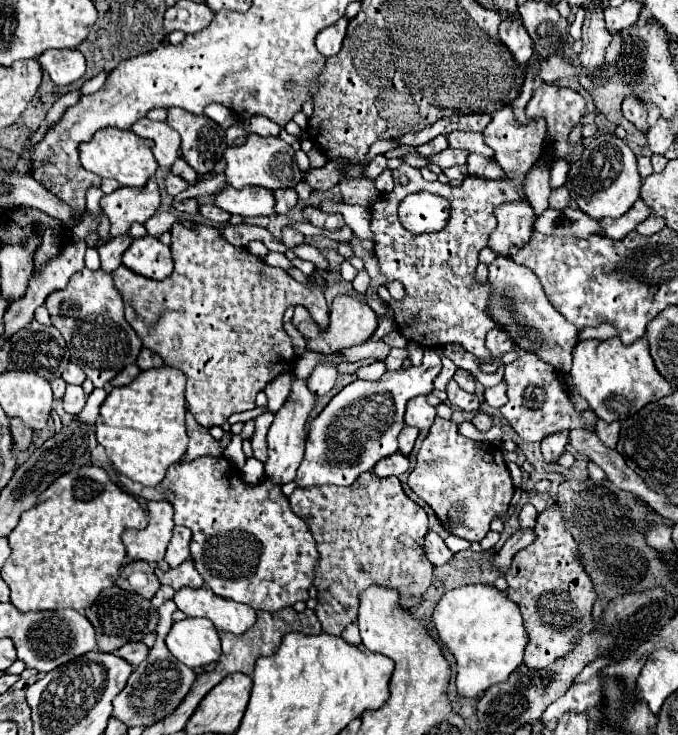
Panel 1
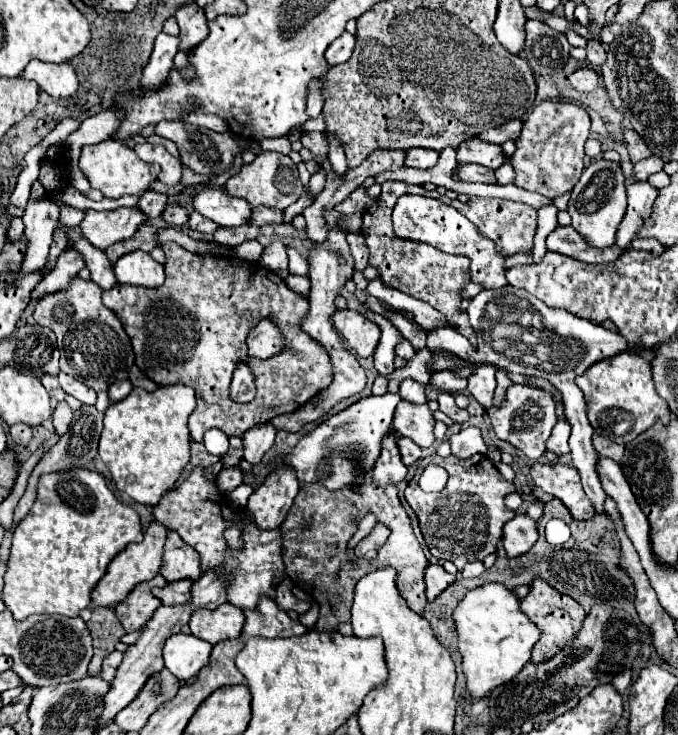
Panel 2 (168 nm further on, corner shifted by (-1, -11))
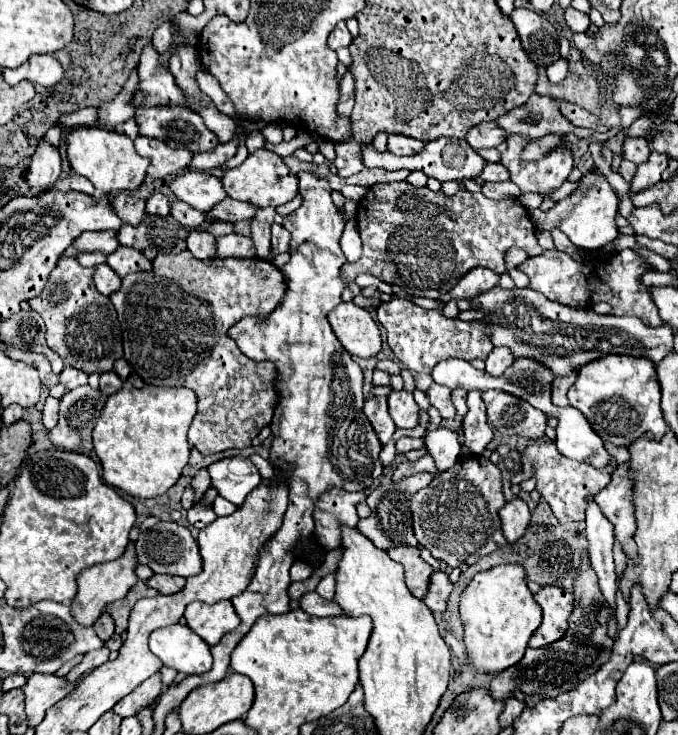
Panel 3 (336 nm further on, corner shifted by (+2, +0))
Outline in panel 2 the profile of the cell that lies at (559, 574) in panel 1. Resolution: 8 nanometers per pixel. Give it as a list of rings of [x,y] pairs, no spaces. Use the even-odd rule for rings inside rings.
[[[536,577],[530,585],[530,593],[520,601],[520,609],[528,615],[528,619],[542,631],[540,639],[536,641],[536,647],[532,649],[532,661],[534,663],[542,663],[546,659],[552,659],[562,647],[566,647],[566,643],[574,641],[574,635],[578,635],[578,631],[582,629],[582,623],[586,619],[586,611],[582,609],[582,605],[578,605],[574,599],[570,599],[568,595],[562,595],[558,589],[550,587],[544,579]]]

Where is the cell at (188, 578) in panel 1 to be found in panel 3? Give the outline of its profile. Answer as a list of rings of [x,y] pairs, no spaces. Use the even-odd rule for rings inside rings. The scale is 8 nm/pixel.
[[[153,574],[145,584],[151,588],[157,588],[159,594],[175,594],[185,586],[185,578],[167,576],[167,574]]]

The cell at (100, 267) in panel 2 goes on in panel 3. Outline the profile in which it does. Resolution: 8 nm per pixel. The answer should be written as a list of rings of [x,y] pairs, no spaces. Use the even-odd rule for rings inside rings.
[[[99,264],[95,266],[95,286],[103,296],[111,296],[113,292],[117,292],[121,288],[121,278],[115,276],[115,272],[111,272],[111,268],[107,264]]]

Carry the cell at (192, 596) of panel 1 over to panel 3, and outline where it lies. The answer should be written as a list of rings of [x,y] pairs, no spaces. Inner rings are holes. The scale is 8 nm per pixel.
[[[219,600],[217,604],[191,602],[185,608],[185,622],[209,646],[215,646],[221,640],[221,636],[235,630],[241,620],[231,600]]]

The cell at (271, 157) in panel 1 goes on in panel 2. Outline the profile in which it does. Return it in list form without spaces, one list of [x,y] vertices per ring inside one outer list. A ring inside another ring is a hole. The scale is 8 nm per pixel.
[[[262,151],[256,155],[256,159],[250,165],[244,165],[236,175],[232,175],[226,183],[226,191],[232,197],[242,197],[246,199],[252,207],[266,205],[266,207],[278,207],[286,209],[292,205],[304,191],[304,185],[300,183],[296,163],[282,153],[276,151]]]

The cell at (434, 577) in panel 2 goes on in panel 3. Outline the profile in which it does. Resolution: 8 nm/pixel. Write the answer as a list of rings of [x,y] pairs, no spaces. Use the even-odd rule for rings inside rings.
[[[433,572],[431,586],[429,586],[429,592],[427,592],[423,602],[429,606],[429,610],[433,614],[441,614],[441,612],[445,612],[445,604],[447,604],[447,598],[449,598],[451,590],[453,590],[453,584],[449,582],[447,574]]]

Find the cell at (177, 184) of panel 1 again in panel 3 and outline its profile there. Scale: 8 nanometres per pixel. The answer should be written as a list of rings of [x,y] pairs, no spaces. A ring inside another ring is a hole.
[[[119,192],[111,198],[111,206],[115,208],[115,214],[123,220],[123,224],[141,224],[145,214],[145,200],[133,198],[129,192]]]

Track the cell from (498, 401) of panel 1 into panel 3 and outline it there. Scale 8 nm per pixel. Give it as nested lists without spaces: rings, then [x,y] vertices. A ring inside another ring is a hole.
[[[495,346],[495,348],[491,350],[491,354],[487,356],[487,360],[485,360],[485,364],[487,364],[485,370],[487,370],[491,376],[501,376],[501,372],[511,366],[511,362],[513,362],[513,352],[511,352],[511,348],[507,348],[507,346]]]

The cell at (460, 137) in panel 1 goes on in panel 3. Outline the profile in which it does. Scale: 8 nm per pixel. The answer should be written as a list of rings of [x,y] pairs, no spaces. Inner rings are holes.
[[[479,122],[469,130],[467,142],[471,148],[497,148],[507,140],[507,132],[497,126],[497,122]]]

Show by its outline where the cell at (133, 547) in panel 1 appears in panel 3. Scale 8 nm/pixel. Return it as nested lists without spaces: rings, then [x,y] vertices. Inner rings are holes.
[[[129,544],[121,558],[107,562],[107,564],[95,564],[95,566],[83,570],[77,576],[79,592],[71,602],[71,614],[75,616],[75,620],[79,620],[79,624],[83,624],[83,626],[93,626],[93,622],[101,616],[101,612],[105,610],[105,606],[109,602],[115,602],[115,600],[121,600],[123,596],[127,596],[129,588],[135,586],[135,582],[137,582],[135,566],[137,566],[135,548],[133,548],[133,544]]]

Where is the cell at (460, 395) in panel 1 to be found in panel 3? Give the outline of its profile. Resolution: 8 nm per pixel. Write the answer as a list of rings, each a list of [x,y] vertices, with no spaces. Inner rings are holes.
[[[431,384],[427,390],[427,398],[431,402],[431,406],[435,406],[441,414],[441,418],[451,418],[455,416],[455,408],[451,402],[451,390],[447,386],[441,384]]]

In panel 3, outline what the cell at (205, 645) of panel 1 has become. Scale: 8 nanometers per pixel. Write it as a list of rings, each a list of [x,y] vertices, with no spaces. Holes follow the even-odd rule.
[[[173,624],[151,632],[149,648],[163,666],[175,668],[187,676],[211,670],[211,648],[189,626]]]

